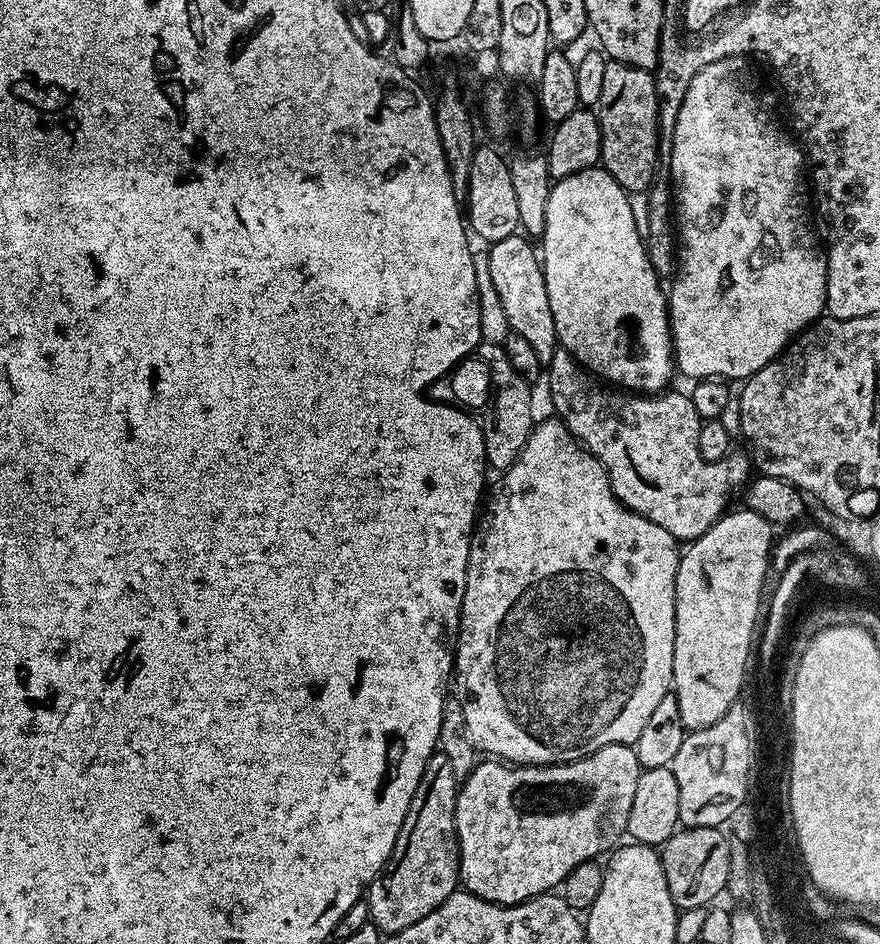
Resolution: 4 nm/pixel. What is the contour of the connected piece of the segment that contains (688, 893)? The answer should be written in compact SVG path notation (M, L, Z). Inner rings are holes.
M681 827L659 849L660 861L666 874L666 886L677 909L708 908L715 901L712 899L727 889L730 846L729 837L722 833L720 828Z

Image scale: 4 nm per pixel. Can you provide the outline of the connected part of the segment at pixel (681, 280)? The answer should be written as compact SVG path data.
M731 56L725 60L719 60L714 62L710 66L706 66L698 74L694 74L694 78L690 82L690 86L686 90L686 98L682 98L682 106L678 110L676 115L676 125L674 126L674 134L672 135L672 154L670 157L670 163L672 163L672 176L670 175L670 184L674 189L674 220L678 225L678 263L674 269L674 279L671 281L672 289L669 287L666 292L666 299L668 302L668 326L672 334L672 350L674 353L674 364L684 376L689 376L689 381L695 382L697 380L710 380L713 378L719 378L725 382L743 382L748 377L753 376L758 370L762 370L762 366L766 366L774 359L775 356L780 355L805 328L817 323L821 319L822 313L825 311L826 305L824 299L826 298L826 286L828 285L828 262L826 259L825 249L822 247L821 241L818 239L817 233L814 231L814 224L808 221L808 212L810 216L810 204L804 201L804 192L800 189L800 183L805 183L806 180L806 157L804 149L795 139L792 140L786 133L780 129L778 121L772 117L772 112L766 105L760 101L760 96L754 89L748 85L748 80L744 77L744 63L743 59Z

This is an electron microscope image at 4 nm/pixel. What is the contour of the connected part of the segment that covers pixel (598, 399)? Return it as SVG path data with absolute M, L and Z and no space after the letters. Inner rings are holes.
M557 347L554 358L546 365L546 372L548 372L548 396L552 399L552 408L557 417L563 420L564 425L572 431L573 437L583 447L587 448L592 455L597 456L604 464L604 469L608 472L608 480L612 484L612 494L625 504L631 512L641 512L646 518L650 518L650 522L654 522L658 526L662 526L662 530L666 530L678 542L691 542L696 540L702 534L706 534L706 530L710 530L710 526L714 526L714 522L719 520L721 516L729 511L730 505L728 503L732 500L732 495L736 491L739 493L741 489L749 483L750 477L754 472L754 465L743 451L733 451L724 460L718 462L706 462L702 458L702 454L698 454L698 430L702 423L698 410L694 410L694 406L690 403L689 397L684 396L680 392L672 392L673 390L665 391L663 394L629 394L624 390L617 390L612 386L605 386L600 377L593 376L588 369L576 363L572 359L572 355L565 350L565 348Z

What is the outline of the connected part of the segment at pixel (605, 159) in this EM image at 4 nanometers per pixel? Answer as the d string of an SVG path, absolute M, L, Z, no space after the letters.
M608 60L602 95L594 106L602 130L600 164L631 194L645 192L657 179L656 160L660 155L660 111L656 77L647 68L635 68Z

